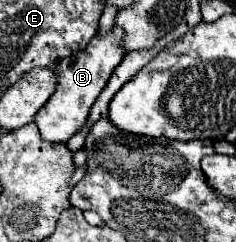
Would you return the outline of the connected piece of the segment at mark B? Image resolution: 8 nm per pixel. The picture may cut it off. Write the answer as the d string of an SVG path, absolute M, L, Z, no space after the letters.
M114 26L106 38L94 36L84 50L58 62L58 66L56 66L58 68L58 90L36 114L36 126L38 126L42 140L54 142L54 144L64 144L78 130L82 130L86 126L92 104L96 102L96 98L104 90L110 74L114 72L114 68L120 64L120 60L124 56L120 40L122 40L122 30Z

